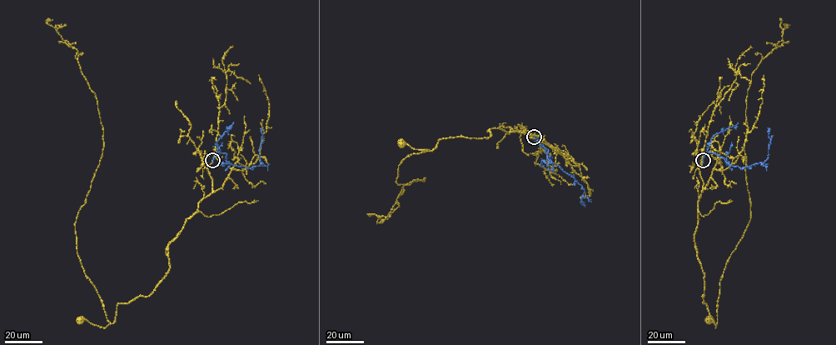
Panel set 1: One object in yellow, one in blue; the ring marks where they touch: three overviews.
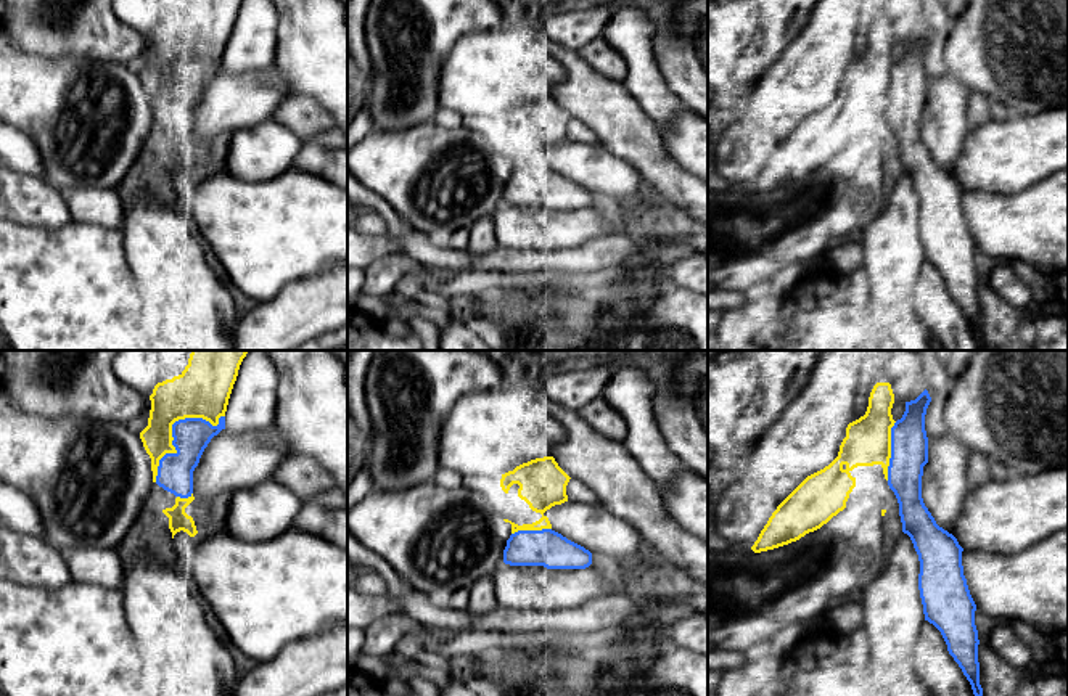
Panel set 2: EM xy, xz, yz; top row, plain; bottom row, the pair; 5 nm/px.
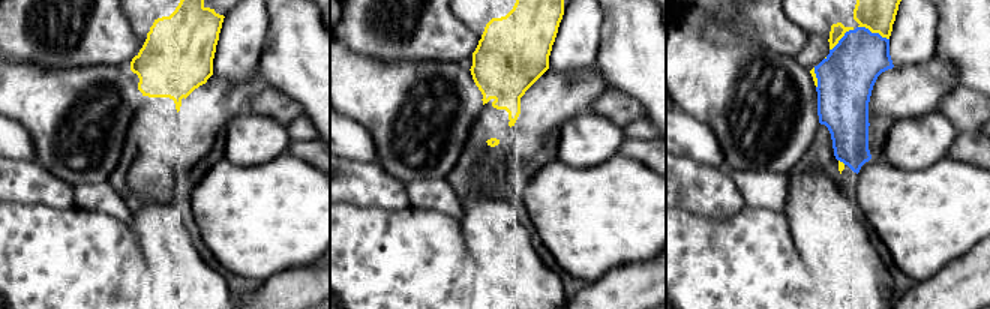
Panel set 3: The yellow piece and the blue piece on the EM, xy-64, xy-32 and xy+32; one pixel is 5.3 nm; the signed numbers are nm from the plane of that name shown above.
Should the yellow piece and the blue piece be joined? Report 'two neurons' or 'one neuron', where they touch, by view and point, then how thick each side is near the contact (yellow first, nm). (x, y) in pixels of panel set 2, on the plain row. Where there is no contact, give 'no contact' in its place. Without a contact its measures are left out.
two neurons | xy (171, 69) | 280/180 nm

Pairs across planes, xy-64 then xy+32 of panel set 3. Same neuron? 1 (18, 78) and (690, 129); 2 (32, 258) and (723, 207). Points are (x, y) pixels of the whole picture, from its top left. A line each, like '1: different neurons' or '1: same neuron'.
1: different neurons
2: different neurons

